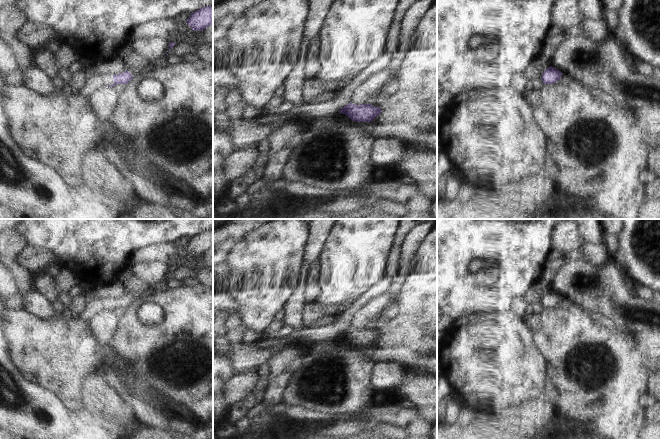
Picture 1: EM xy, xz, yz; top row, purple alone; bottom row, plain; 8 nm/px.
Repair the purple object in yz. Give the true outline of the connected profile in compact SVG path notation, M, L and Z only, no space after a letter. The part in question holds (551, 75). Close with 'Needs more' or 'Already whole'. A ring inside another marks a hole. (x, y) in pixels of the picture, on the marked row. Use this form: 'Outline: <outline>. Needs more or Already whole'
Outline: M550 66L543 72L541 79L545 85L554 84L561 78L562 75L561 71Z. Already whole.

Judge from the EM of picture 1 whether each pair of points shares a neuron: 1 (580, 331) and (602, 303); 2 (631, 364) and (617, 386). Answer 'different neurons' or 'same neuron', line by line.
1: different neurons
2: same neuron

